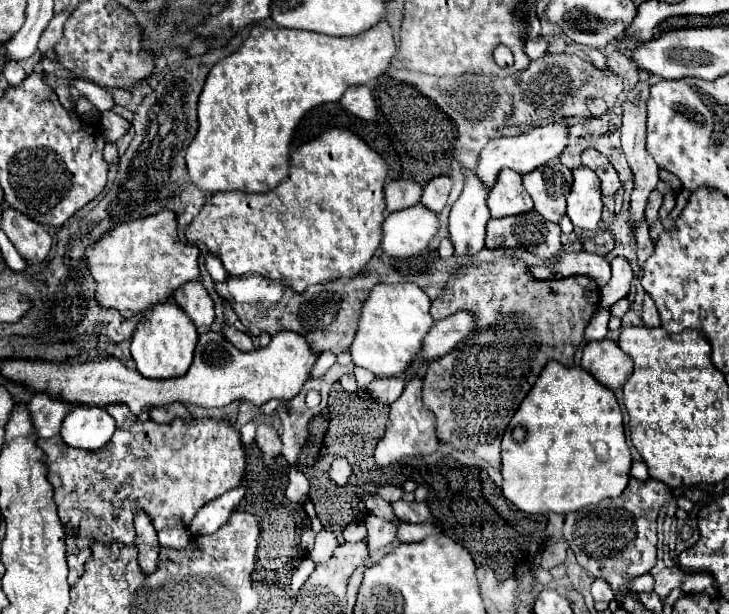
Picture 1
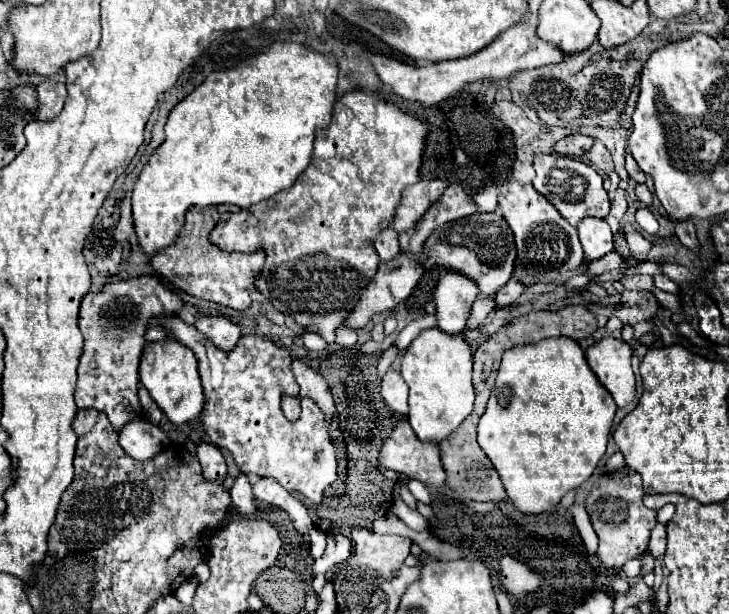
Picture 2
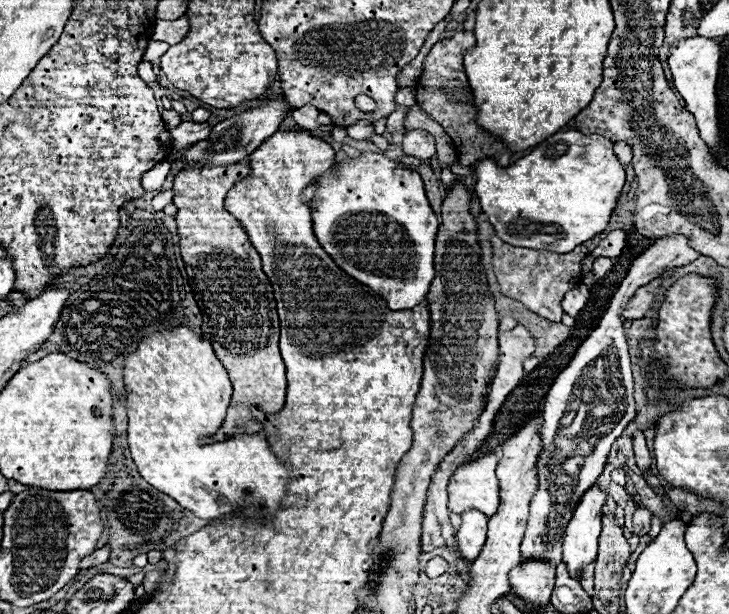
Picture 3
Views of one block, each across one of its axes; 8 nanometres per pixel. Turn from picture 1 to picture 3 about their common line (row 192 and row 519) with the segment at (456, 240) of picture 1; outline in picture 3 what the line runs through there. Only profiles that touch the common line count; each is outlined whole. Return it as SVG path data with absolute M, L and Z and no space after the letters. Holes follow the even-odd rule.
M464 510L462 512L462 524L456 532L460 554L466 560L474 560L480 554L480 548L486 540L486 522L488 518L482 512L476 510Z

